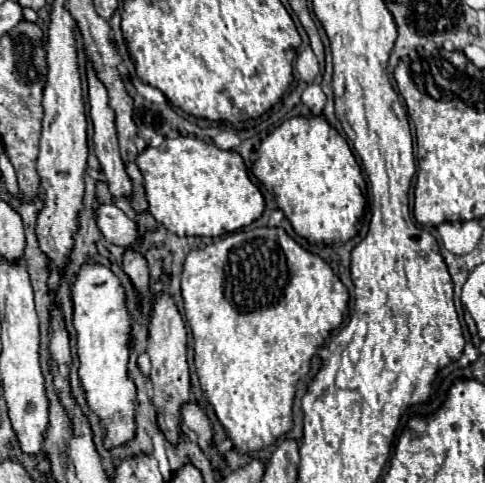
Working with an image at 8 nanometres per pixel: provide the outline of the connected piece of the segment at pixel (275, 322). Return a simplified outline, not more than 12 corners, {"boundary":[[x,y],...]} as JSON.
{"boundary":[[281,226],[191,250],[195,368],[239,452],[293,428],[349,294]]}

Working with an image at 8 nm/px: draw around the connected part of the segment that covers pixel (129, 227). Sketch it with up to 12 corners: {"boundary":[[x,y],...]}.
{"boundary":[[99,204],[97,226],[121,248],[139,236],[135,222],[113,204]]}

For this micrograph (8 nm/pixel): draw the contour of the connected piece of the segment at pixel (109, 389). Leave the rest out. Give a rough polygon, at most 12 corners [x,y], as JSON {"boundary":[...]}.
{"boundary":[[117,276],[73,284],[79,380],[105,446],[133,438],[131,318]]}

